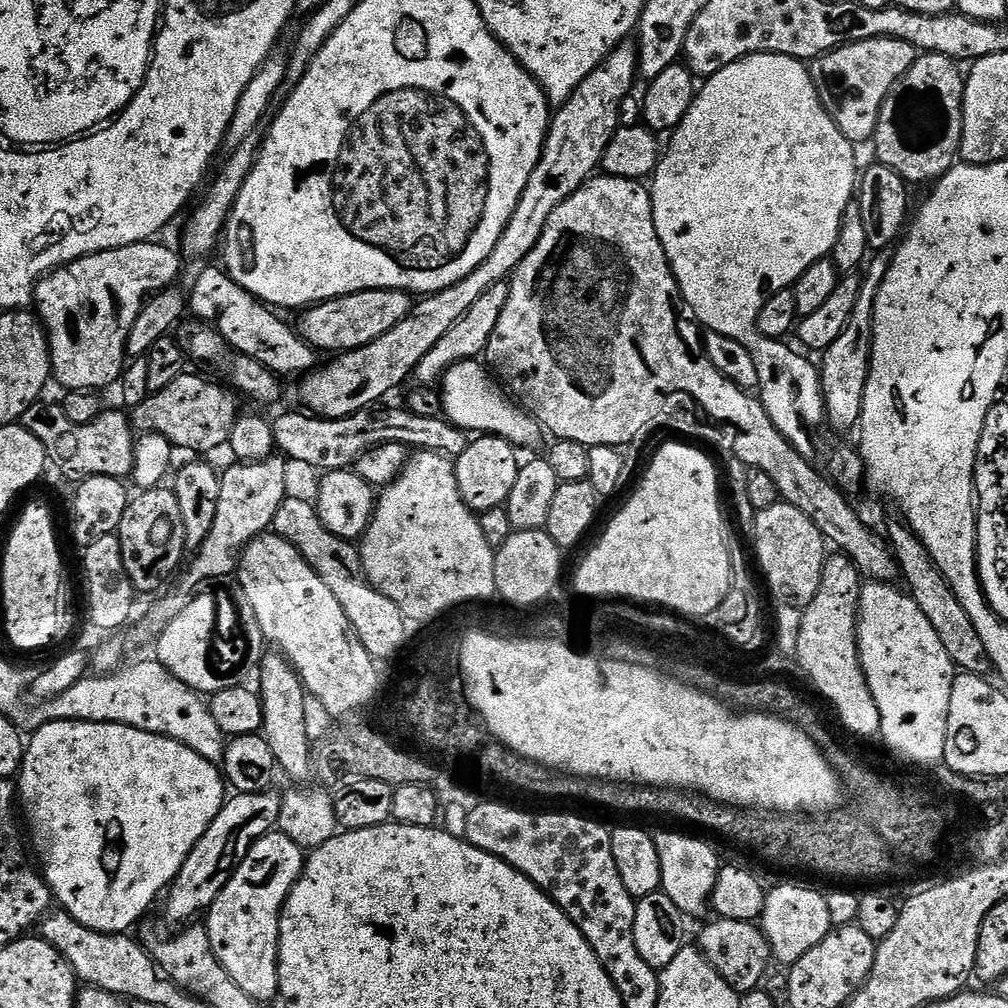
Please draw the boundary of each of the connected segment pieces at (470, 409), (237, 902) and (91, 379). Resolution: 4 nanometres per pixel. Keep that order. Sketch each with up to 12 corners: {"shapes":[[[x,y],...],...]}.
{"shapes":[[[479,359],[446,369],[443,415],[463,432],[520,450],[538,421]],[[291,835],[258,838],[206,913],[226,974],[280,994],[280,911],[304,869]],[[95,252],[37,280],[61,389],[99,393],[181,253]]]}

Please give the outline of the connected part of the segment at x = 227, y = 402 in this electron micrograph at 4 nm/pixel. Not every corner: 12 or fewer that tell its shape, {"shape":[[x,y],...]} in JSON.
{"shape":[[183,374],[131,409],[173,449],[227,445],[236,400]]}

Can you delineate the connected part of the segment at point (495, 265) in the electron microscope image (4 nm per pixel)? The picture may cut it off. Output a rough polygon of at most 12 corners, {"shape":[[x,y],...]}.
{"shape":[[635,43],[551,113],[502,238],[462,282],[301,382],[337,420],[379,405],[593,179],[638,80]]}

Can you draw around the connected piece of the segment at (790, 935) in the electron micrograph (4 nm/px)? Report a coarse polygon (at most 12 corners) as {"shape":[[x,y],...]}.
{"shape":[[780,884],[758,921],[778,965],[814,950],[834,925],[825,893]]}

